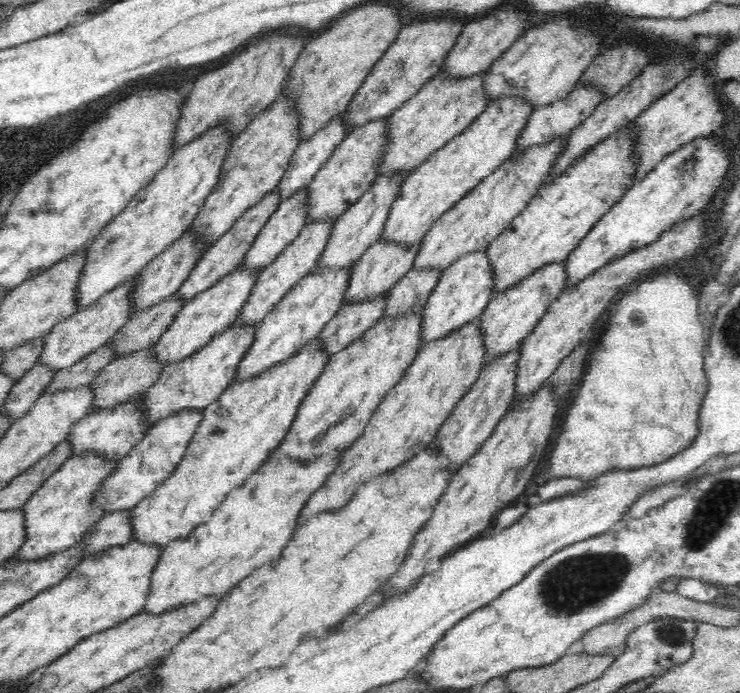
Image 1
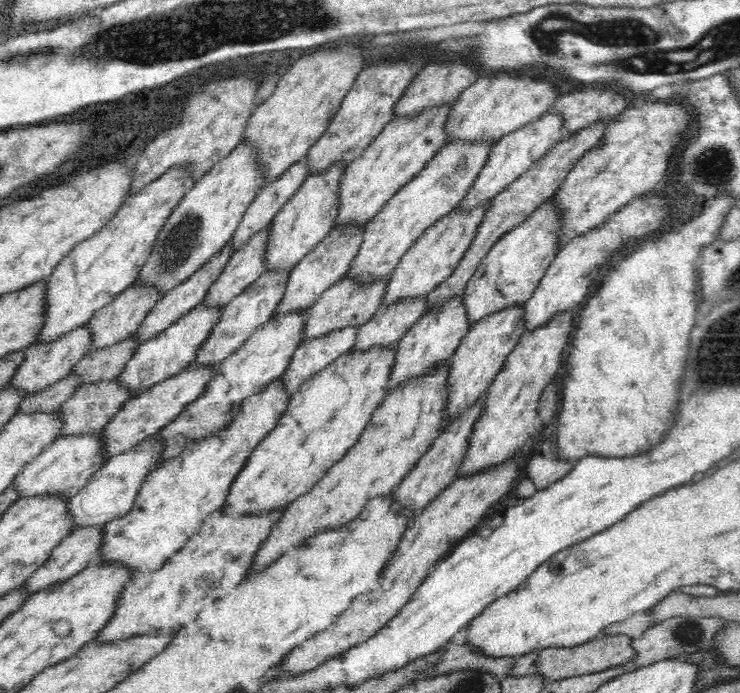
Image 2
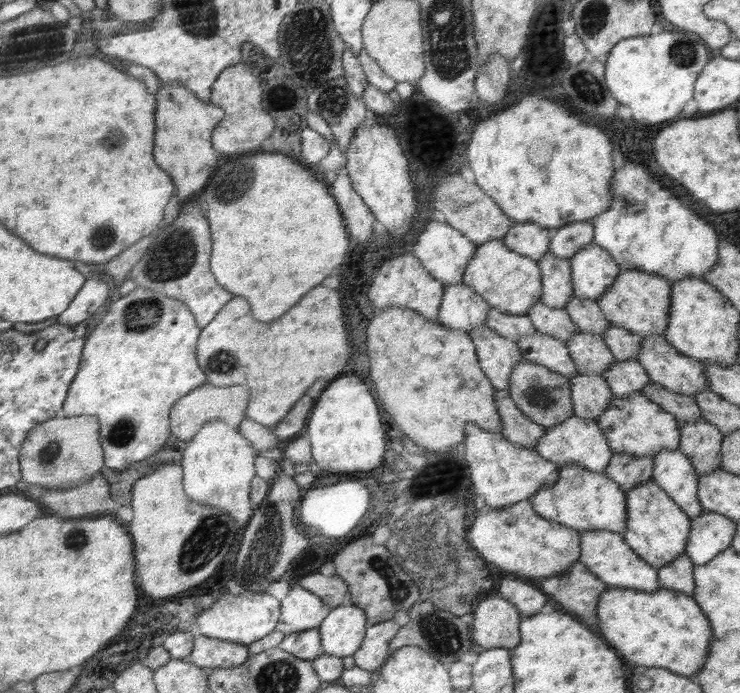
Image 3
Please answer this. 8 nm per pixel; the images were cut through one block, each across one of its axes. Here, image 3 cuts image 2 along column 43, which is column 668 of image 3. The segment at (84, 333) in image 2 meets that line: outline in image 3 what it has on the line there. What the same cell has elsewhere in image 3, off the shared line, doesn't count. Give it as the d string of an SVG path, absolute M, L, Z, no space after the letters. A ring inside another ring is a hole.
M663 335L642 336L642 346L636 359L646 369L651 382L662 384L672 392L694 397L709 390L710 381L706 375L706 364L680 352Z

